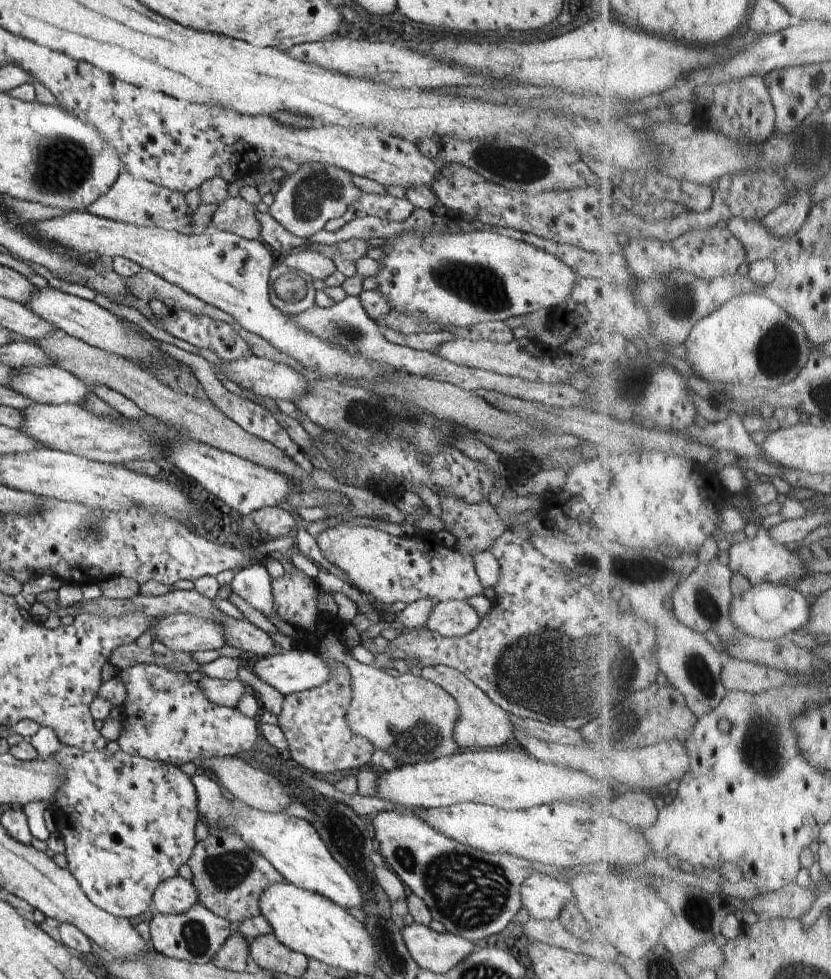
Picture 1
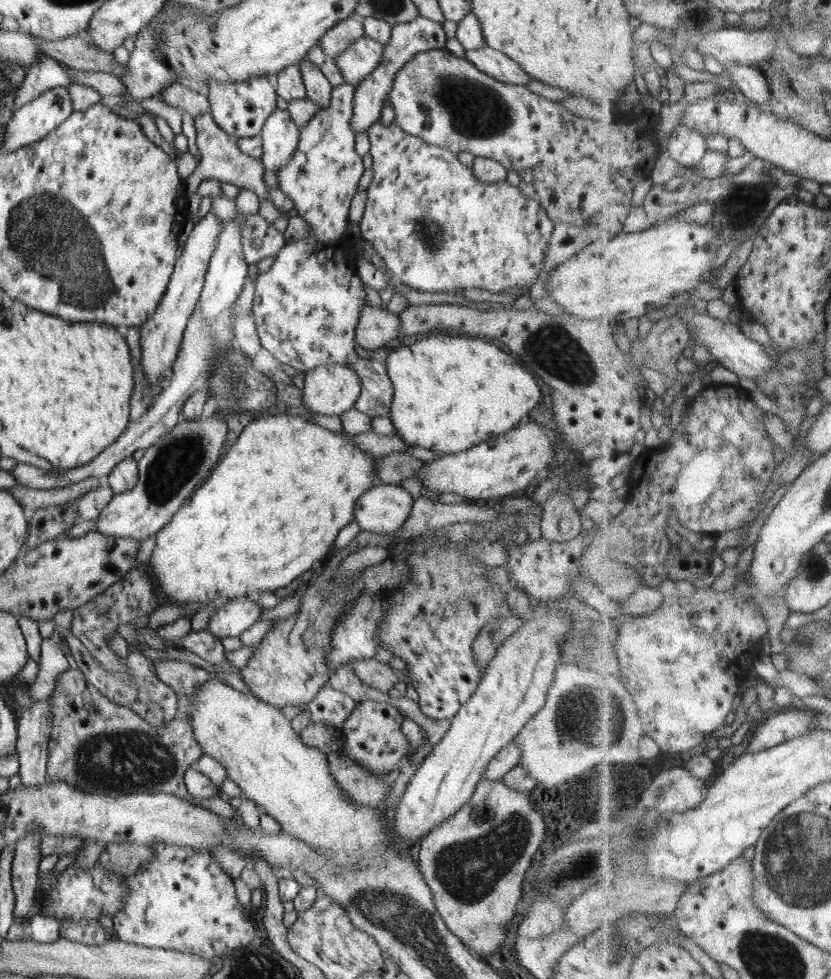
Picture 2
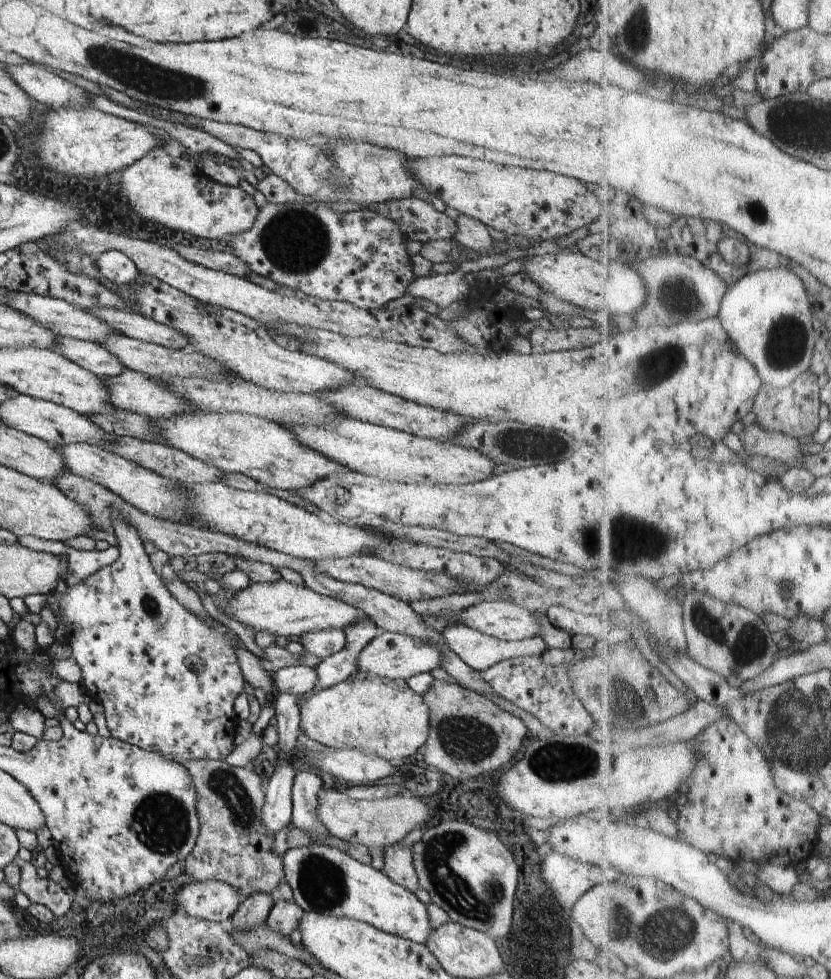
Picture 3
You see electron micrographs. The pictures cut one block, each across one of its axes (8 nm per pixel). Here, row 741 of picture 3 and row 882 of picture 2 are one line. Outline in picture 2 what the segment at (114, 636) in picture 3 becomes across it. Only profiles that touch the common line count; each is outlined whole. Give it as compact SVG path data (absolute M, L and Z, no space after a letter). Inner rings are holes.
M163 842L148 848L153 848L151 860L145 866L141 866L135 874L121 878L128 888L128 893L124 897L122 909L116 911L113 920L119 940L214 961L256 940L257 927L254 921L250 921L248 911L244 911L244 906L236 899L234 880L214 860L212 856L215 852L211 848L197 850L192 846L175 846Z

